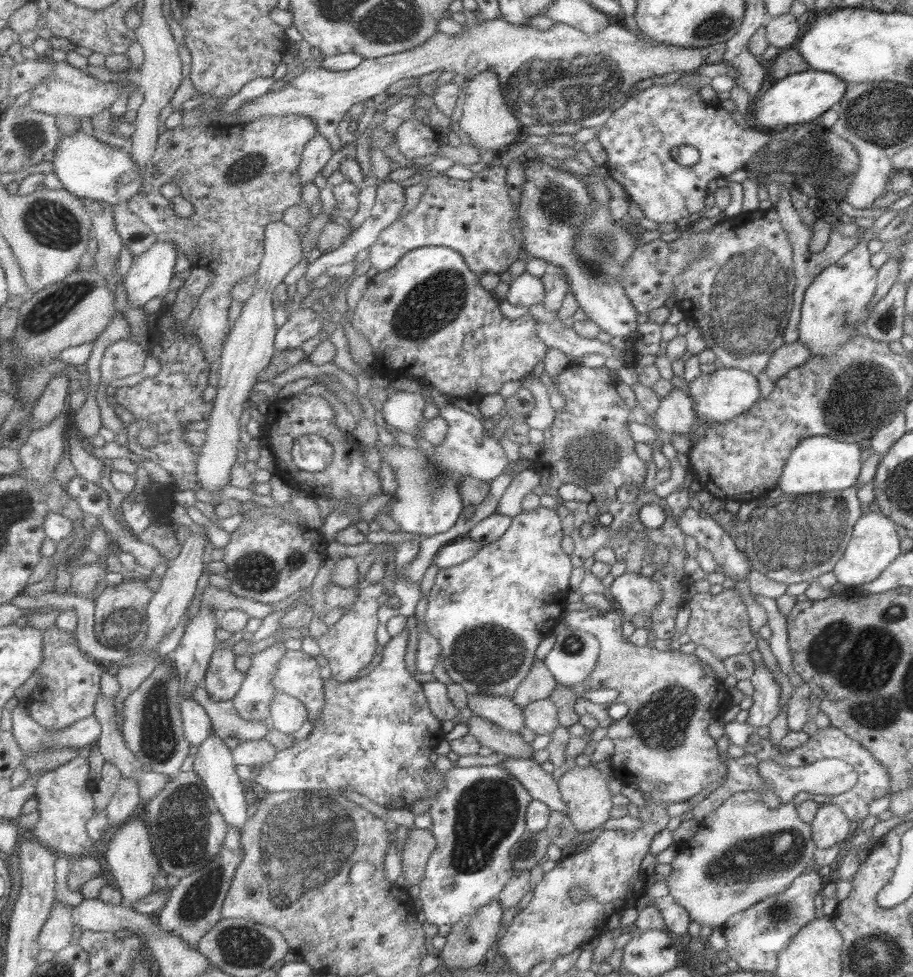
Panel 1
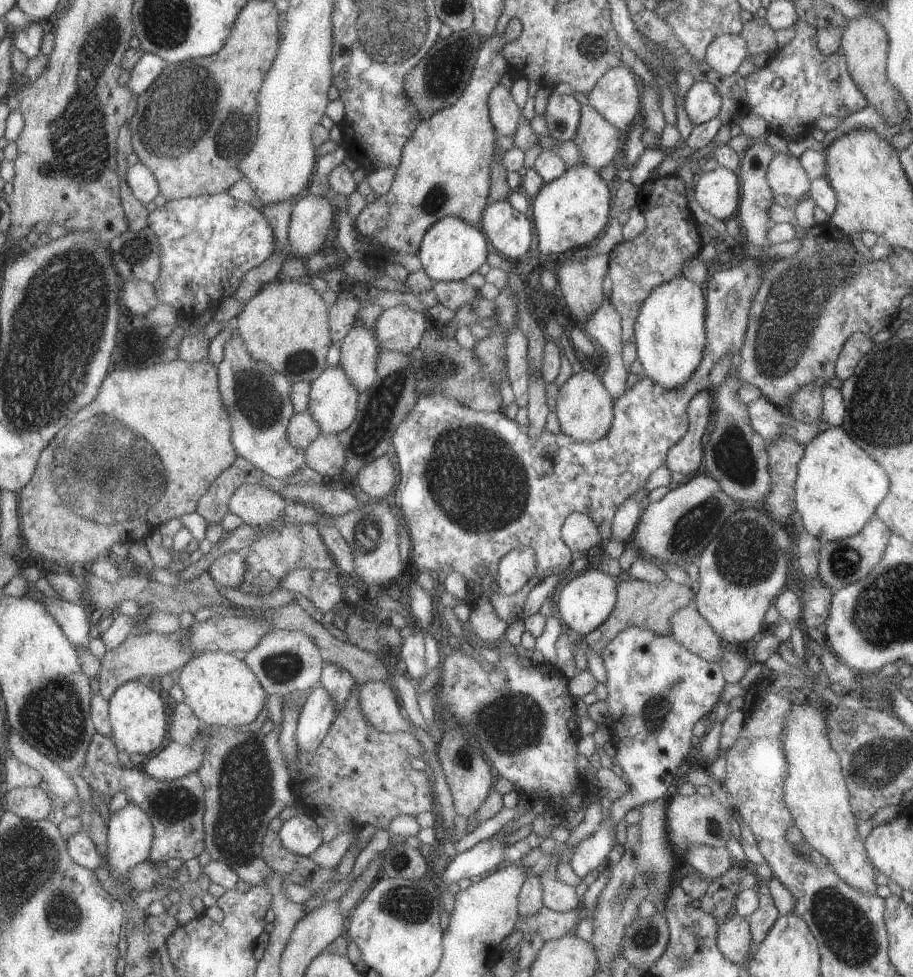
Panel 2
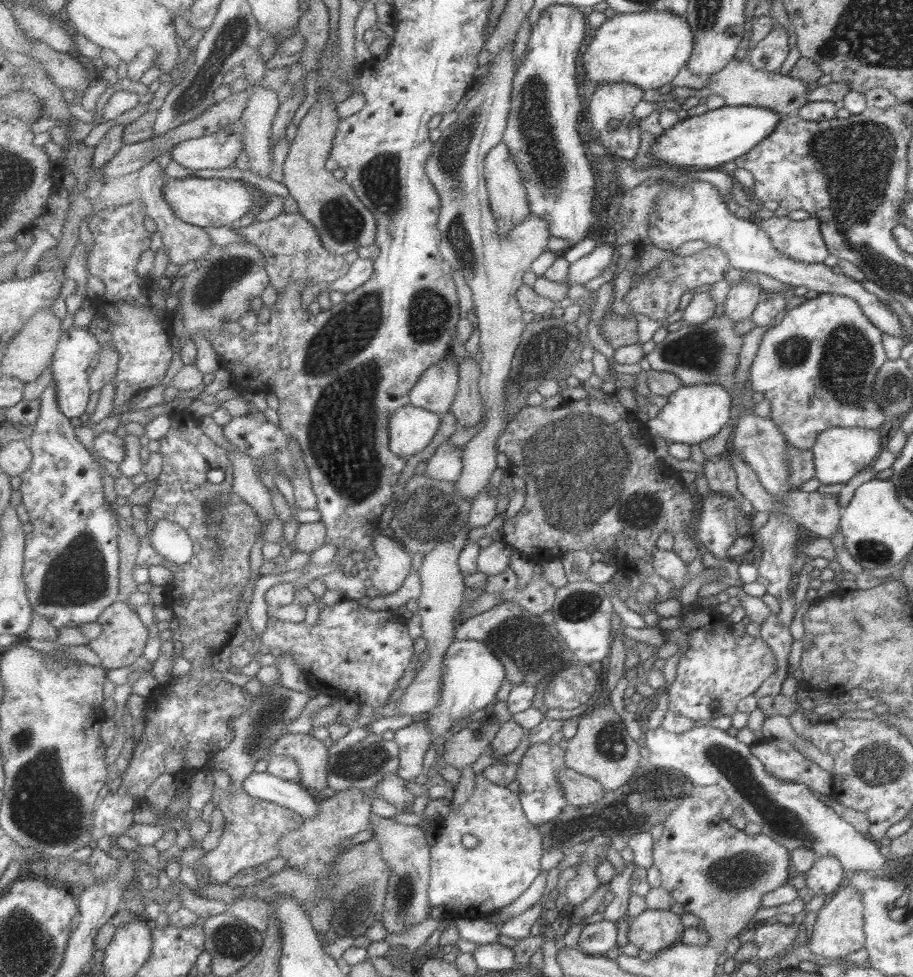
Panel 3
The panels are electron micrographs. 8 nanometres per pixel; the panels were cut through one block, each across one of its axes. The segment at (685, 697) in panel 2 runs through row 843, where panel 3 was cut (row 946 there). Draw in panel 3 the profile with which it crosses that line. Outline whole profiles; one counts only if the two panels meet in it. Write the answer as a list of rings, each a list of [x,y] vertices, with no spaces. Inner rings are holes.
[[[605,919],[587,924],[579,938],[578,947],[588,955],[605,956],[607,950],[616,946],[617,932],[620,927],[620,924]]]

